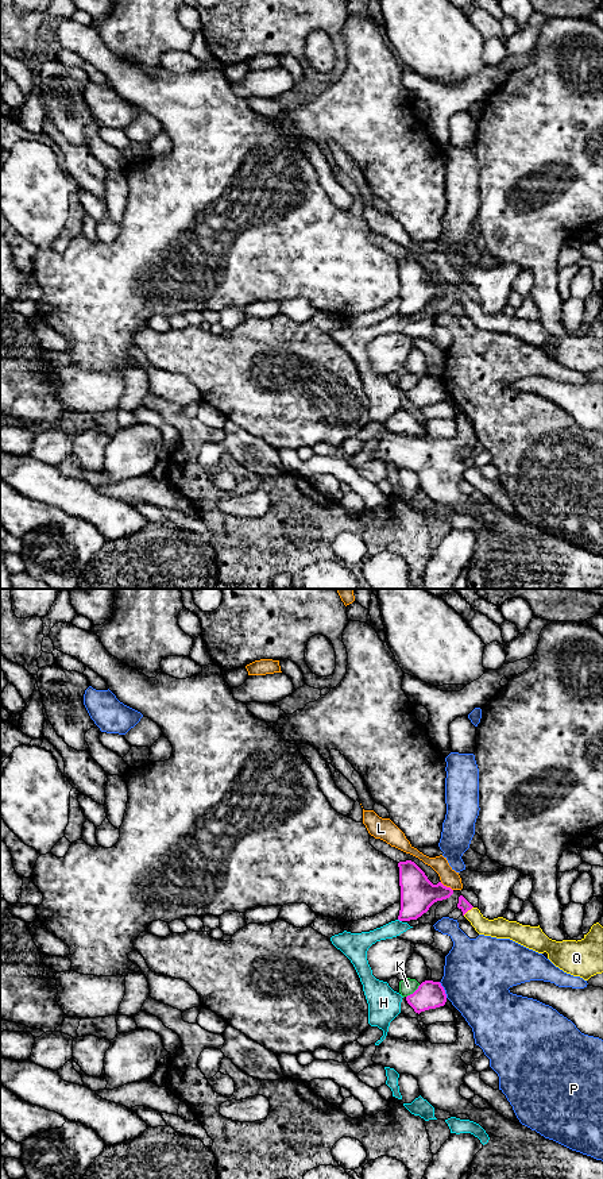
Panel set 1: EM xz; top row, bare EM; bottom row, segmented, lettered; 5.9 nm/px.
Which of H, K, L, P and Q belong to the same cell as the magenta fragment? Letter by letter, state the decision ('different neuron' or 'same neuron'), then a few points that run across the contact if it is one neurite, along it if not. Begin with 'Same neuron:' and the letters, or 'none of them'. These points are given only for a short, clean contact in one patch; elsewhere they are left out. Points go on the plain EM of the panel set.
Same neuron: Q
H: different neuron
K: different neuron
L: different neuron
P: different neuron
Q: same neuron; line xz (464, 300), (467, 305), (484, 322), (501, 323)

